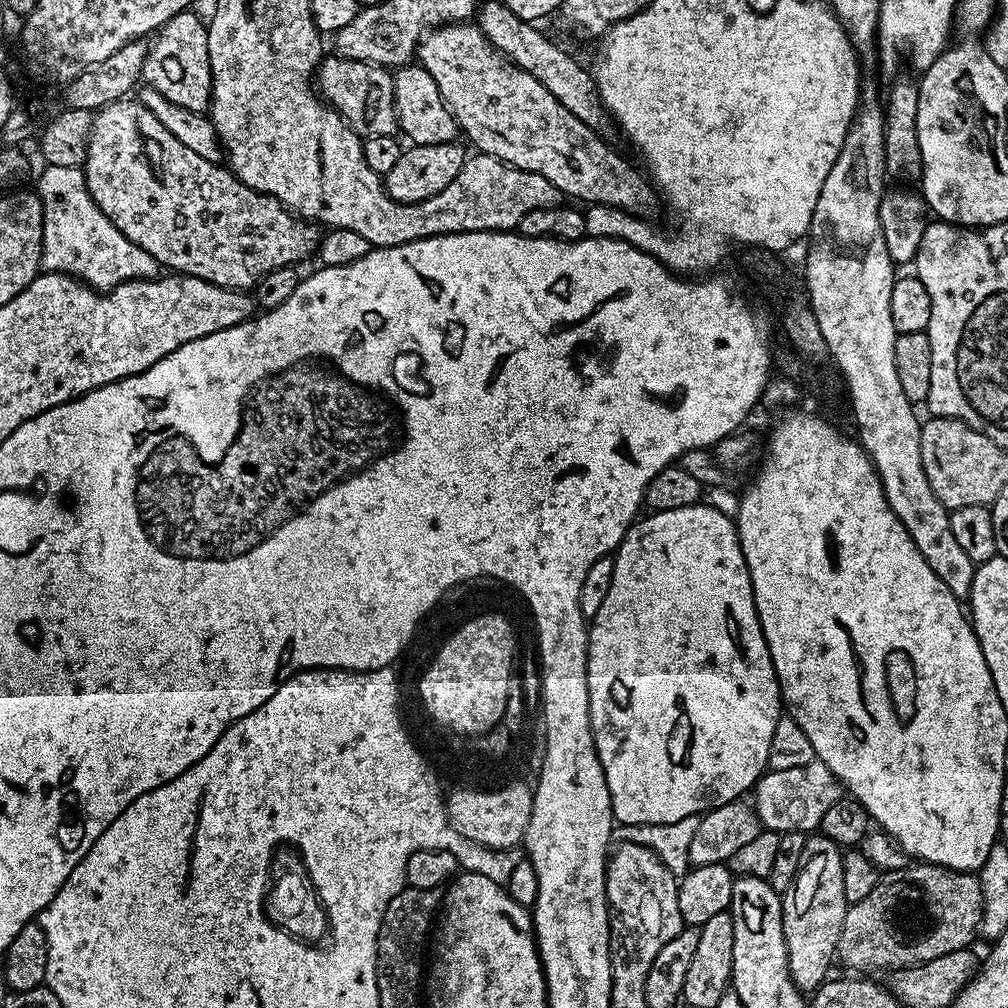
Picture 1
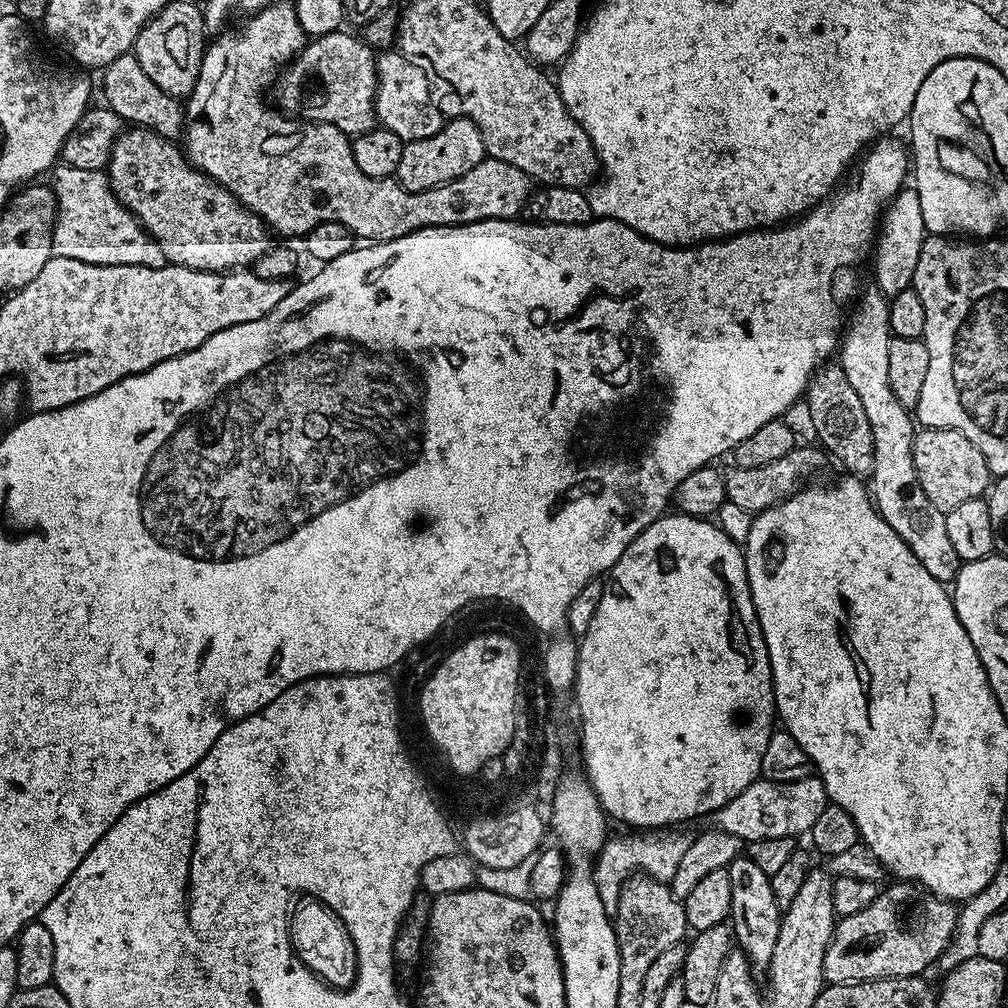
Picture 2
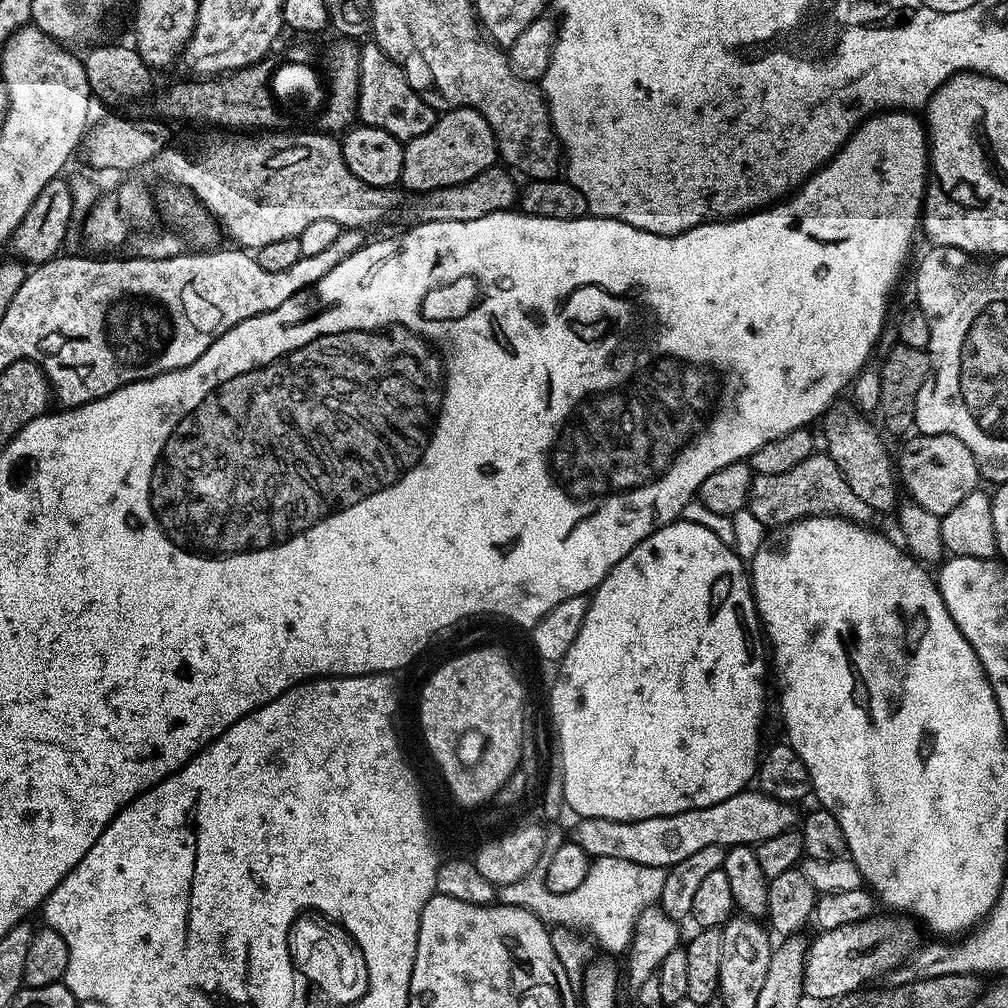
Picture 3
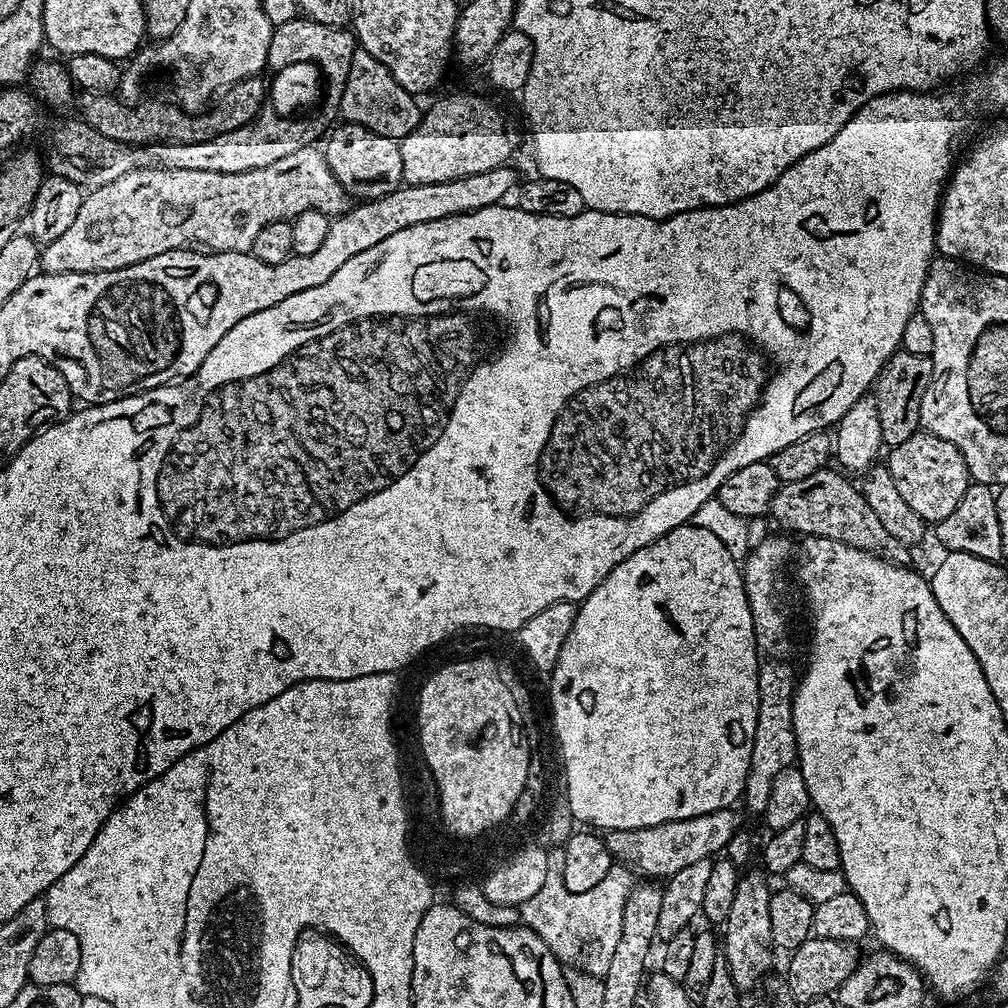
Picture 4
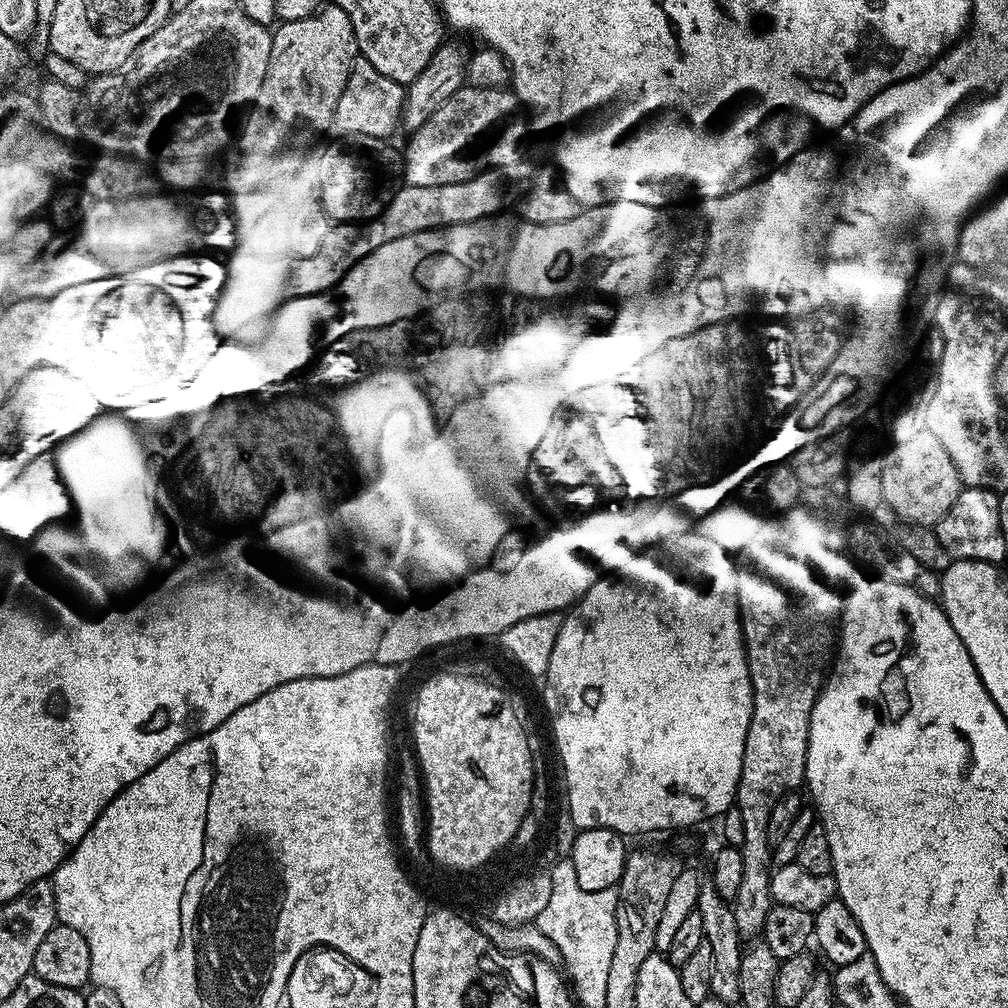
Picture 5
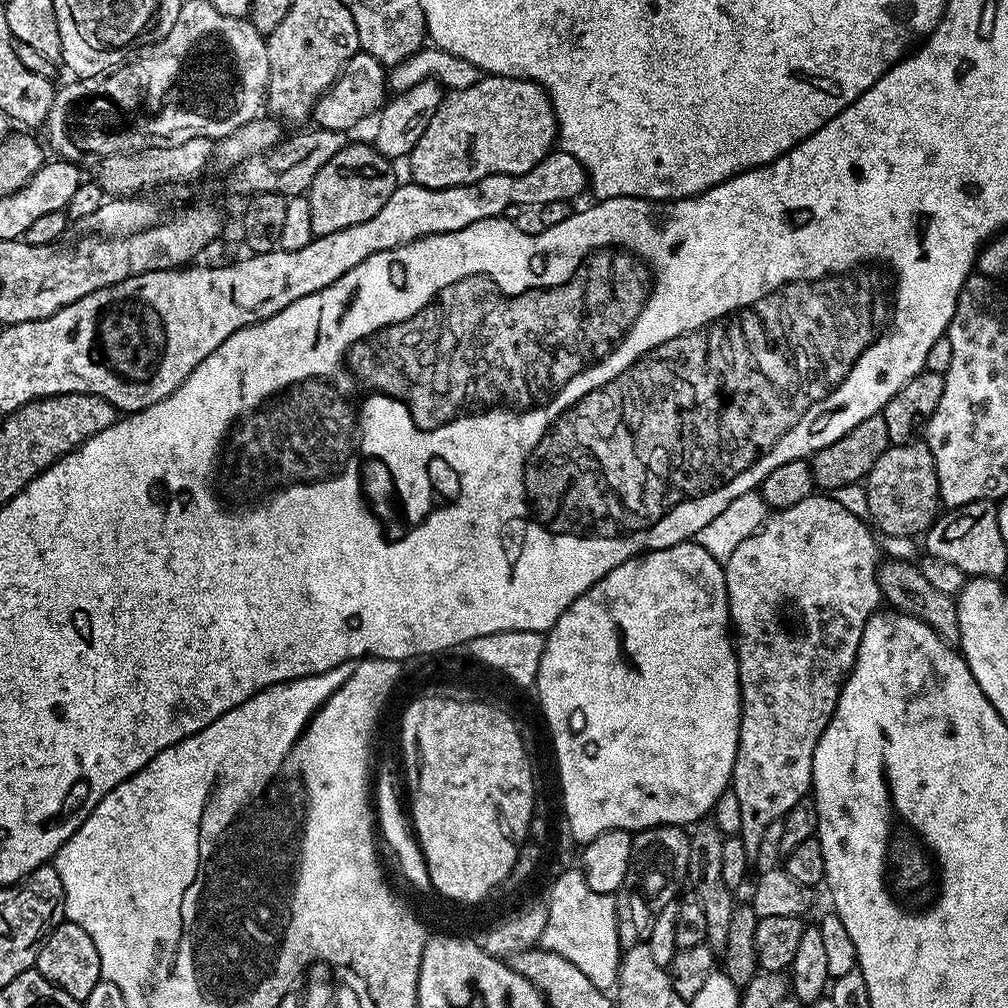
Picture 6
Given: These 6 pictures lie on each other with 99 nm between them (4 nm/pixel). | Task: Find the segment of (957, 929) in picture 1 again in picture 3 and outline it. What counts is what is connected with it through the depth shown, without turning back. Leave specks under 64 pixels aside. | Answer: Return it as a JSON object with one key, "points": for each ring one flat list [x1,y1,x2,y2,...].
{"points":[[873,914,862,922,850,922,850,926,838,926,838,930,820,932,817,940,809,943,804,956,804,994,809,1001,848,996,867,980,895,972,916,951,922,940,917,921,904,914,880,915]]}

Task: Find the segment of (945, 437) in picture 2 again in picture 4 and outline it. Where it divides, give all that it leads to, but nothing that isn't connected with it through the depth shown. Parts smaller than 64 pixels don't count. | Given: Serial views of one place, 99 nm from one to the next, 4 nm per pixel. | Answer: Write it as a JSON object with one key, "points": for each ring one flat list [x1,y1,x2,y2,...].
{"points":[[921,430,887,454,886,465,899,494,924,521,938,522,948,517,954,506,962,502,962,494,966,494,970,477,966,462,954,442,946,442,946,438,938,438]]}

